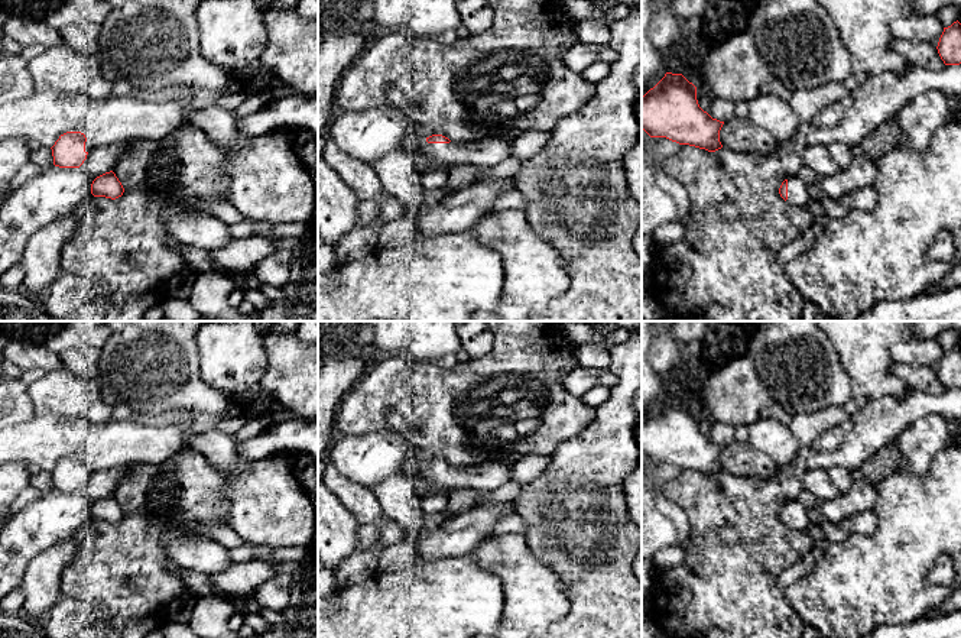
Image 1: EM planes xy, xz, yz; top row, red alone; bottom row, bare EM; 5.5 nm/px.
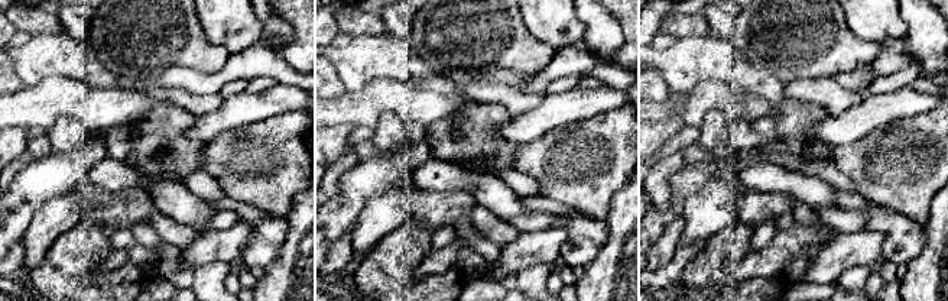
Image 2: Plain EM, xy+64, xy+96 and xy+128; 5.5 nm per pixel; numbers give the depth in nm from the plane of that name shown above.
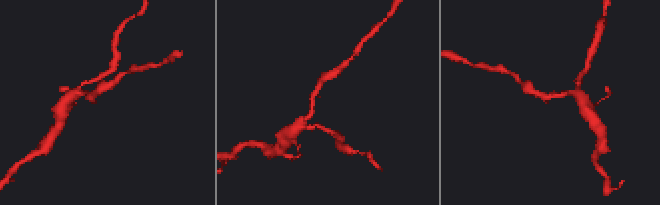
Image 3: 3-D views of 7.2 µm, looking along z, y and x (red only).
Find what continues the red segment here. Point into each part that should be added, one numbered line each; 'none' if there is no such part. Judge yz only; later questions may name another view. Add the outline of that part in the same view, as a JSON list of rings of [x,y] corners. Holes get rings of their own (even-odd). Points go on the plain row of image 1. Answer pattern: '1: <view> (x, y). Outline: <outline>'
1: yz (798, 517). Outline: [[[798,501],[788,502],[788,528],[806,531],[808,525],[811,524],[808,509]]]

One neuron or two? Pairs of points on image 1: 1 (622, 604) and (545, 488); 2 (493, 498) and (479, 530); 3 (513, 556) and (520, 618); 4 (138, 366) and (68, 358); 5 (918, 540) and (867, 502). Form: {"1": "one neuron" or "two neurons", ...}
{"1": "one neuron", "2": "two neurons", "3": "one neuron", "4": "two neurons", "5": "two neurons"}

